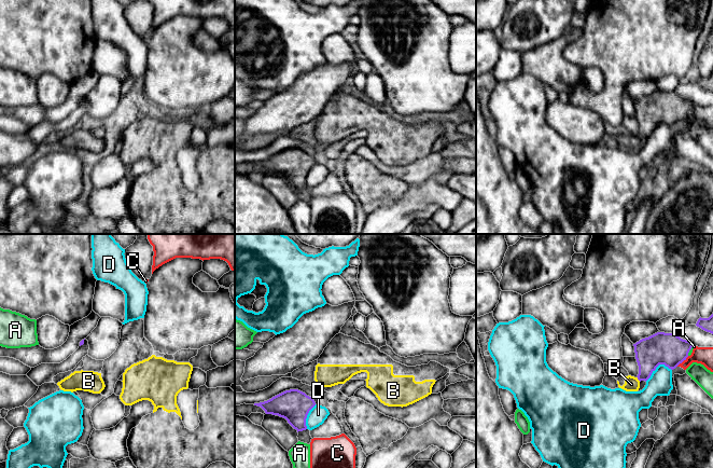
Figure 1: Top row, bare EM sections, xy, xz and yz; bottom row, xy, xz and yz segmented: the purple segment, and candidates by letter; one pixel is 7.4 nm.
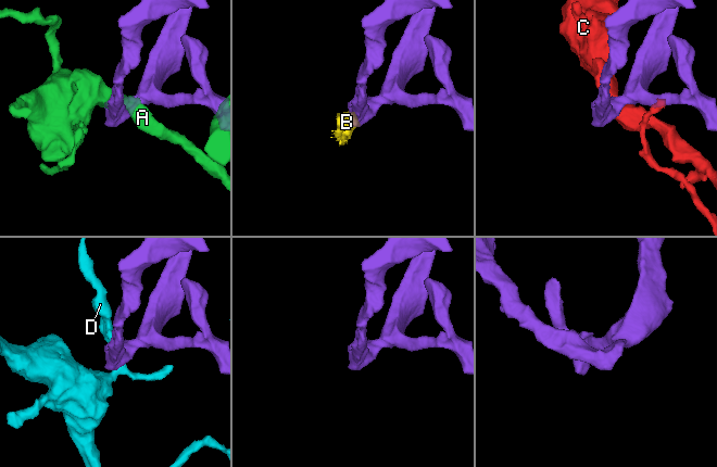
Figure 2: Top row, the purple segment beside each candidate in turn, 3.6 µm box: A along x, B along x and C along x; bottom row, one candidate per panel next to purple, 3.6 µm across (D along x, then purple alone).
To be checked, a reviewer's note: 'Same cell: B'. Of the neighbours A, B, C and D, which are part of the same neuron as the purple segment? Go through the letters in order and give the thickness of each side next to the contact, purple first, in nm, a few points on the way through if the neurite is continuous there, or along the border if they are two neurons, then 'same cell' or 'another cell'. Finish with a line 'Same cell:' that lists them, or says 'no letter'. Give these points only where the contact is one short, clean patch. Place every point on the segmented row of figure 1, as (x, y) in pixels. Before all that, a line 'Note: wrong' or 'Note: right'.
Note: right
A: 240 nm thick on the purple side, 20 nm on the other; another cell
B: 220 nm thick on the purple side, 110 nm on the other; runs through yz (651, 352), (645, 371), (638, 379), (631, 384); same cell
C: 240 nm thick on the purple side, 130 nm on the other; another cell
D: 240 nm thick on the purple side, 180 nm on the other; border along yz (671, 369), (659, 365), (645, 381); another cell
Same cell: B

